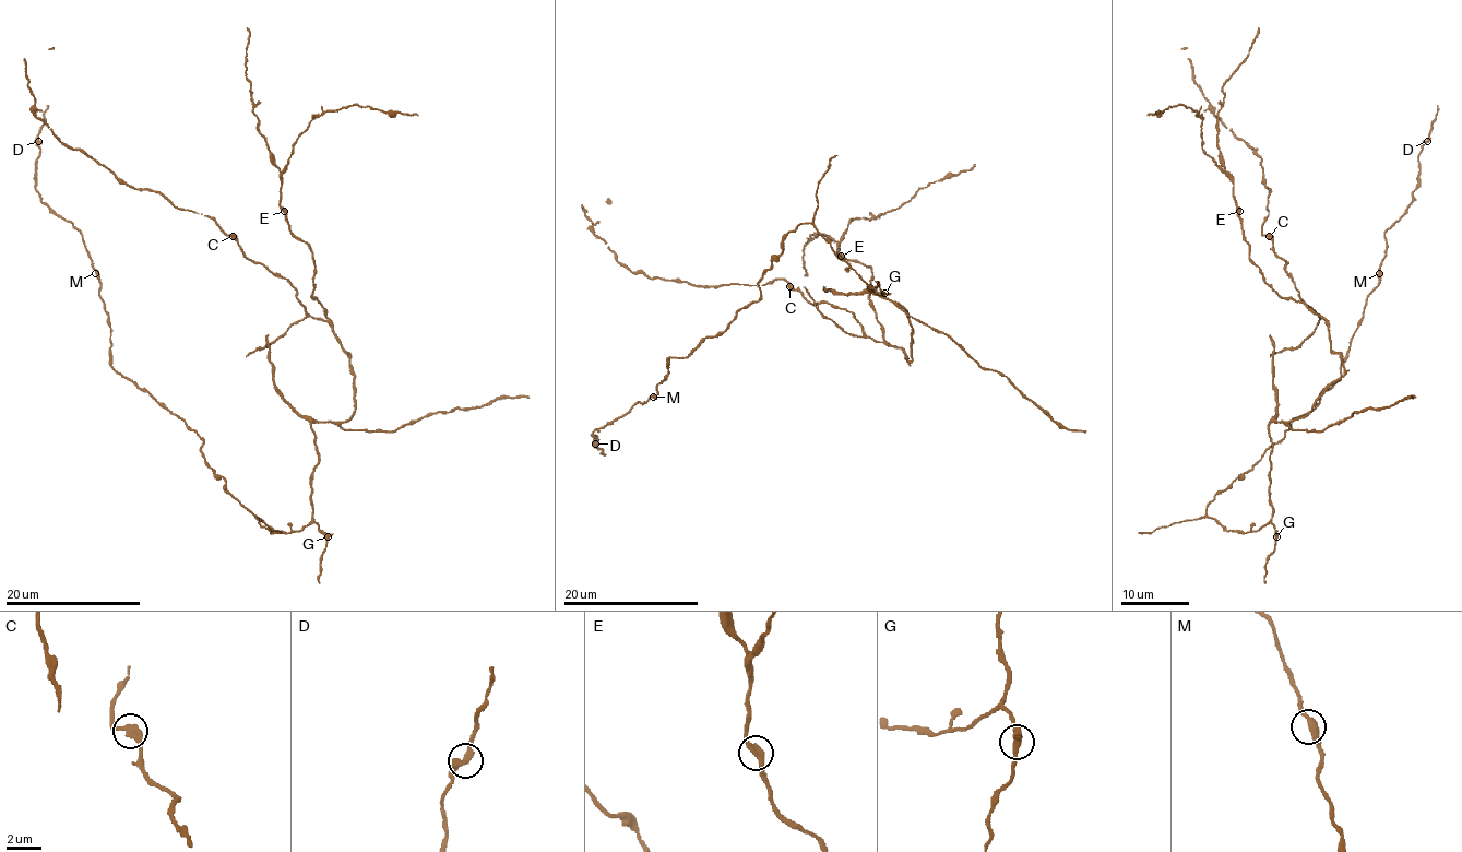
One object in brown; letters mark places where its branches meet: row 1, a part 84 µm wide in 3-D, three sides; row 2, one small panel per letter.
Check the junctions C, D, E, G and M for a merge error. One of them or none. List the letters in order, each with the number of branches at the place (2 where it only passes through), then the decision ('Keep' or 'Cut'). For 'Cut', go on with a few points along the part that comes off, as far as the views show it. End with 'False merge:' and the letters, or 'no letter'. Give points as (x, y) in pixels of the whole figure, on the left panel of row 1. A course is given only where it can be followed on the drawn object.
C: Branches: 2. Keep
D: Branches: 2. Keep
E: Branches: 2. Keep
G: Branches: 2. Keep
M: Branches: 2. Keep
False merge: no letter

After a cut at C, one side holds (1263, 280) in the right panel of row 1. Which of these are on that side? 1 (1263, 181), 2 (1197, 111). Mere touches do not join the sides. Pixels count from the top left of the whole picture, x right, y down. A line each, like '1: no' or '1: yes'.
1: no
2: yes

